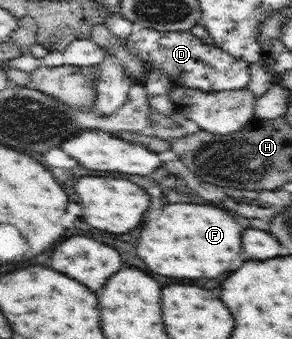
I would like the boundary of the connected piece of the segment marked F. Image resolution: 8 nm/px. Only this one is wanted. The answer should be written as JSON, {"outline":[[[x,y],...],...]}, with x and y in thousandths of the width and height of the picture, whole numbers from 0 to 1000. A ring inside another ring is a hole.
{"outline":[[[582,599],[555,617],[555,634],[493,658],[473,705],[473,758],[507,782],[514,799],[610,817],[733,823],[788,799],[795,764],[829,740],[829,676],[774,622],[726,605],[658,599]]]}

